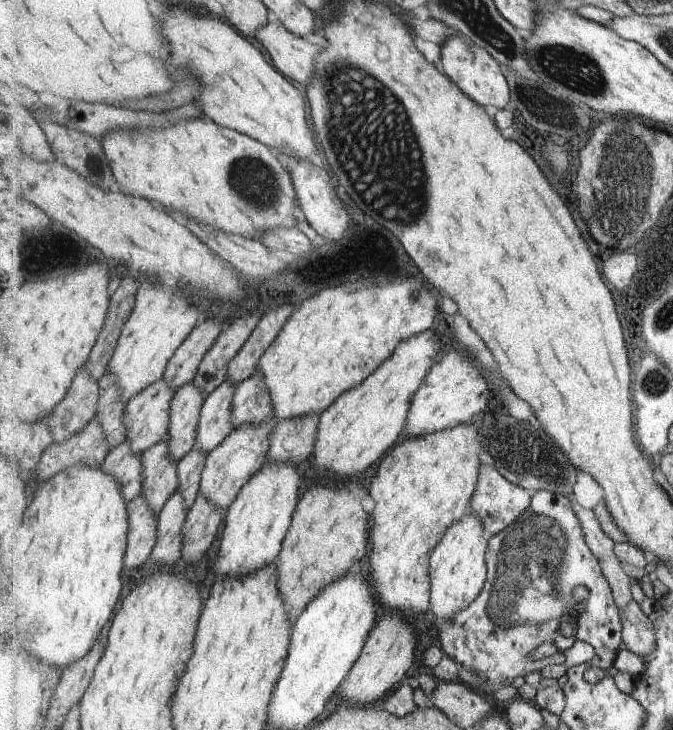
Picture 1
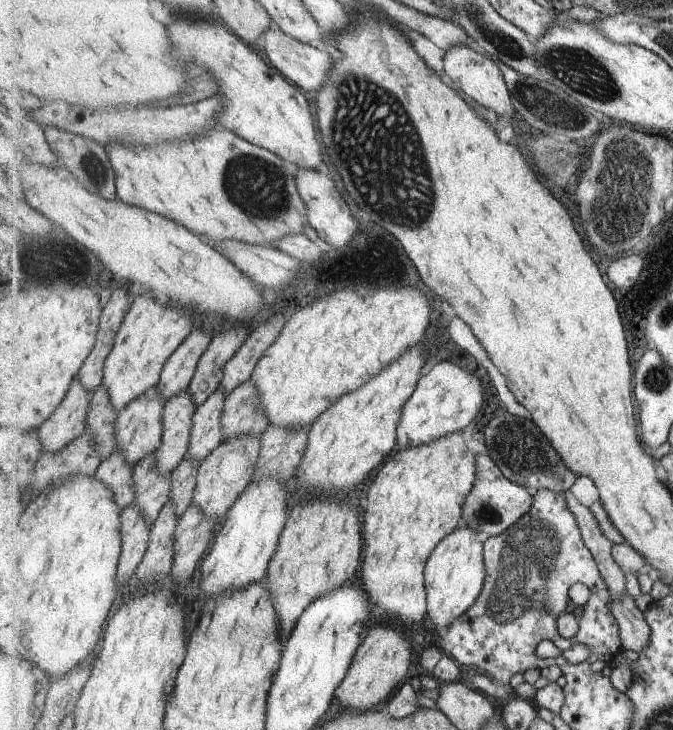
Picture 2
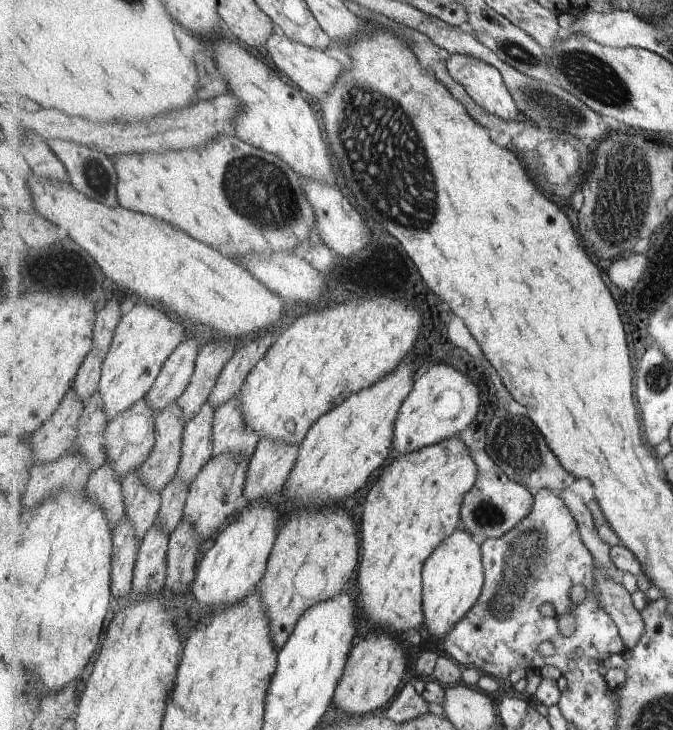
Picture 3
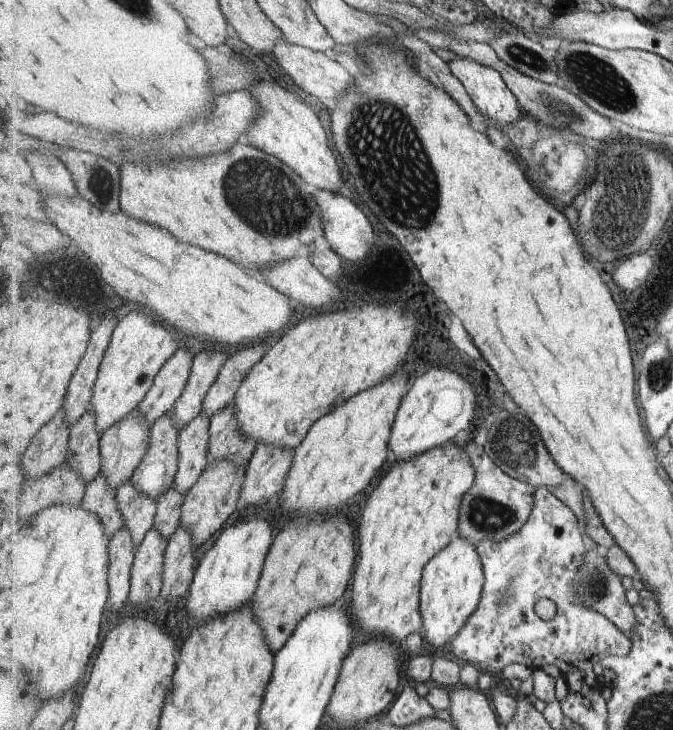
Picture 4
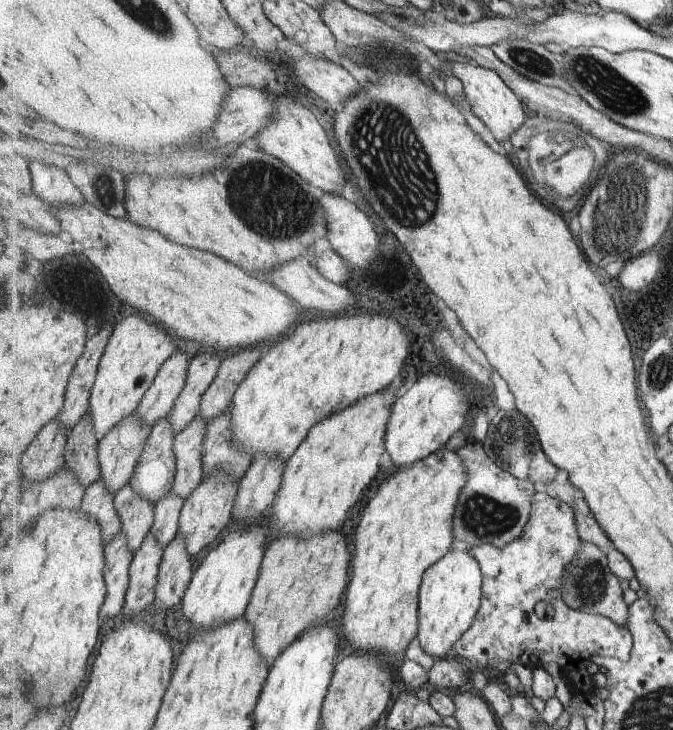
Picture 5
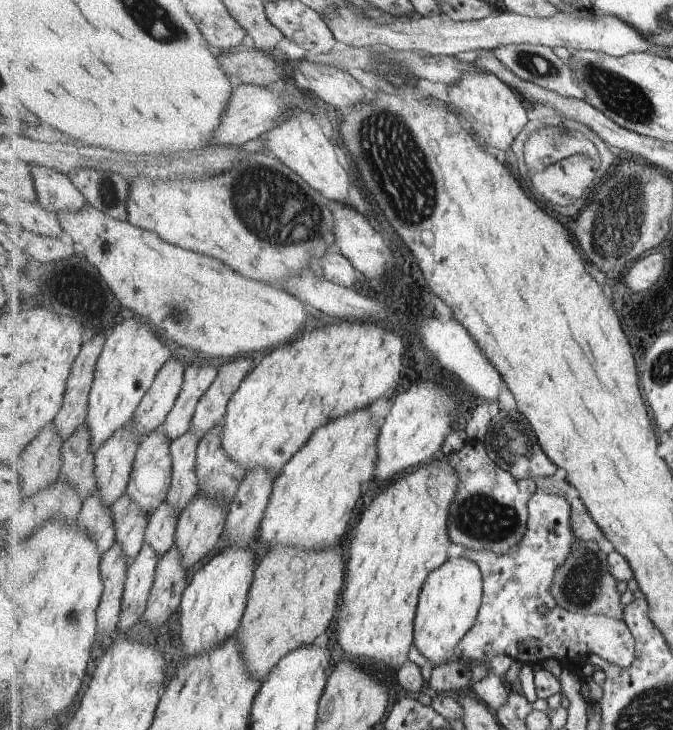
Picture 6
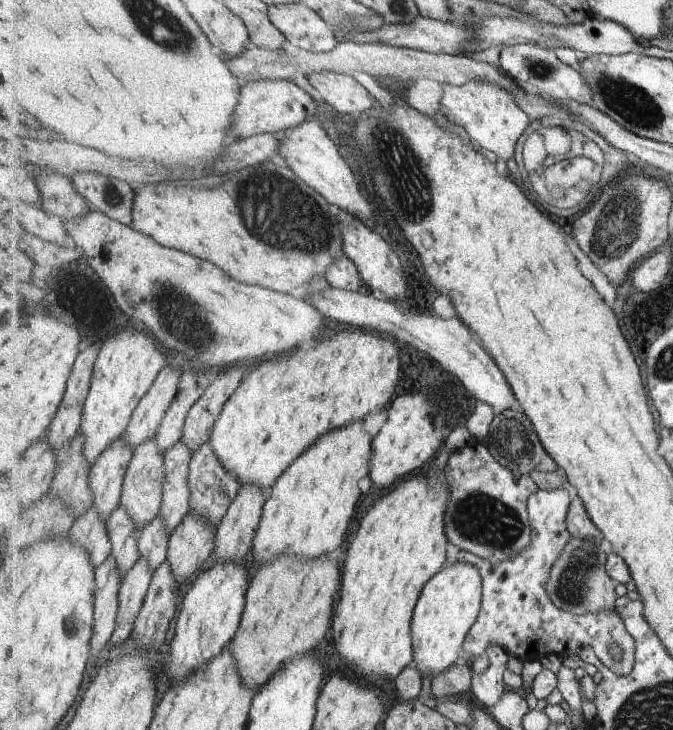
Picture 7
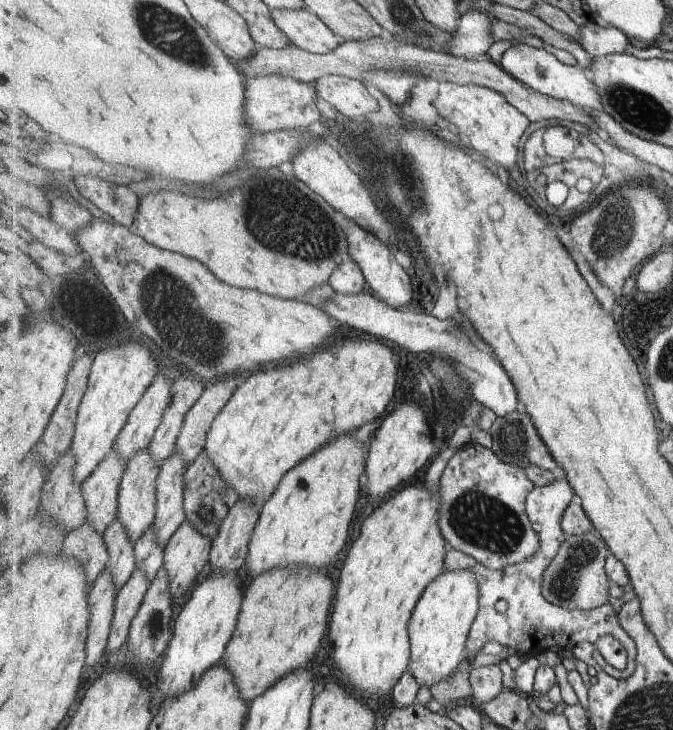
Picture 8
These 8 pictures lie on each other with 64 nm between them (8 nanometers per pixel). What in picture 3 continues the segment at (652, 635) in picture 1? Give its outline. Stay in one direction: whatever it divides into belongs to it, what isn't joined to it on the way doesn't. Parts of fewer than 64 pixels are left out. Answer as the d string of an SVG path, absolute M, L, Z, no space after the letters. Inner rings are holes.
M599 566L596 568L594 588L599 592L599 605L604 607L609 617L616 623L629 651L635 649L644 637L647 627L643 615L633 606L629 590L606 575Z

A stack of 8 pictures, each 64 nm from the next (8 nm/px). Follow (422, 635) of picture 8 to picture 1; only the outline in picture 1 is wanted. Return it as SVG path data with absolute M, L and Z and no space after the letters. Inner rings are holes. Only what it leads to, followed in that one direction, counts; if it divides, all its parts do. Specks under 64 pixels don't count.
M469 506L464 517L451 526L433 552L430 609L438 621L453 618L453 614L469 608L480 596L488 580L489 539L484 519L479 518Z

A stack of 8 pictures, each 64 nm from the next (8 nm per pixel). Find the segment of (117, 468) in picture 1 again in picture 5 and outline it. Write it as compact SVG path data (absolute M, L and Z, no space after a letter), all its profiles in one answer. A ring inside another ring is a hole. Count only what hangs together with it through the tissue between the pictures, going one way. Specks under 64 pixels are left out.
M99 478L89 489L86 490L82 510L95 518L101 526L105 545L113 542L113 538L122 532L122 520L115 508L115 493L108 492L105 480Z

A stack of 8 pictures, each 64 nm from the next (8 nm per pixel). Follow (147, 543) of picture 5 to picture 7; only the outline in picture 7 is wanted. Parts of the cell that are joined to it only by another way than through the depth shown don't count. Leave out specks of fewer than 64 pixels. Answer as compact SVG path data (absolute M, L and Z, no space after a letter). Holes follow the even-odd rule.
M140 556L131 572L122 580L119 595L117 626L109 644L115 649L127 638L133 637L132 632L141 609L143 608L149 587L151 586L154 569L147 556Z

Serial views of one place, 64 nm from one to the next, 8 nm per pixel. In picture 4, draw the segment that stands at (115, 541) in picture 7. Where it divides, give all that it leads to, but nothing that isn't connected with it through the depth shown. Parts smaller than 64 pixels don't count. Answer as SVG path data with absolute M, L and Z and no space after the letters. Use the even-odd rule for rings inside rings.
M132 480L120 486L117 494L119 508L124 516L124 526L129 528L138 548L146 534L154 529L158 500L139 490Z

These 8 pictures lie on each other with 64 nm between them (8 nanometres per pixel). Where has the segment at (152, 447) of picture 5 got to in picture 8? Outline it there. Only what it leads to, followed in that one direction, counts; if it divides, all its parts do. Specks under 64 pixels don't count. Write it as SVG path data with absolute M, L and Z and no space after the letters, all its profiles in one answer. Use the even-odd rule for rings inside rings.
M151 448L137 453L128 464L120 486L118 518L121 518L129 538L133 543L138 541L156 521L157 510L157 478L160 477L159 466L153 458Z

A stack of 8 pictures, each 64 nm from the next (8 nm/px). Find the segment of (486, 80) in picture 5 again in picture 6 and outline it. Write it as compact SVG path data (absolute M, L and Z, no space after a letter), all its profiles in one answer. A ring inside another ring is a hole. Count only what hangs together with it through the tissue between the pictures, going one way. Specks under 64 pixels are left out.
M473 70L462 77L459 86L447 86L448 104L455 106L457 112L473 118L477 123L474 128L469 128L476 136L480 131L486 133L486 145L495 146L498 150L507 152L515 138L521 134L521 130L527 126L527 110L521 102L521 95L503 82L496 74L486 71Z

